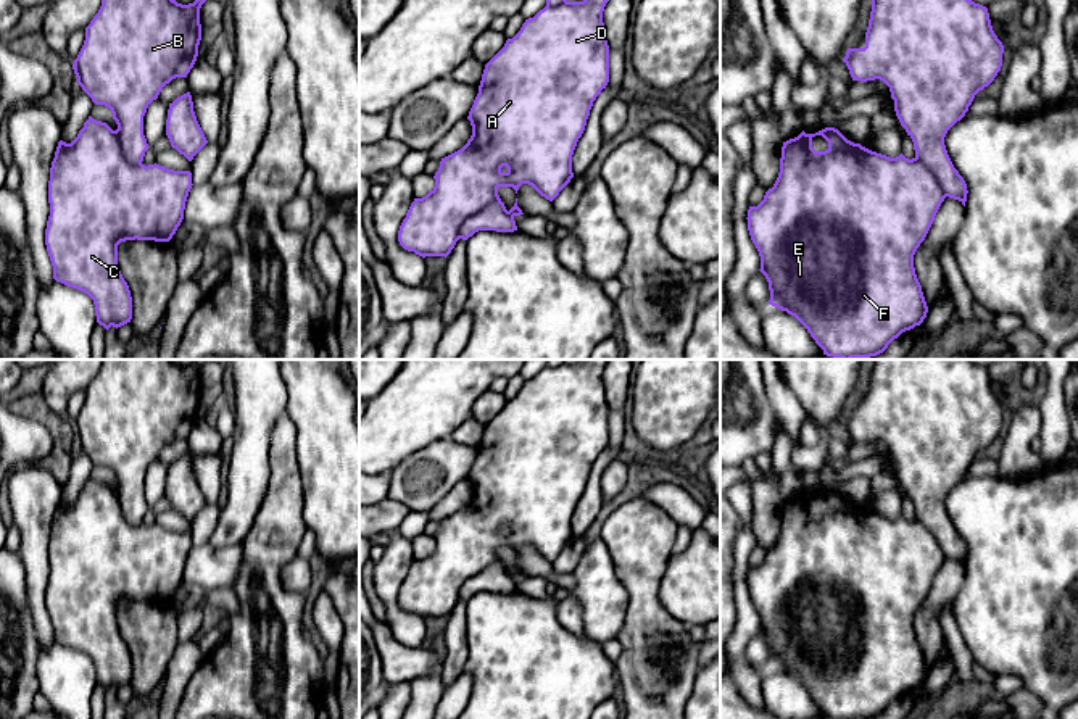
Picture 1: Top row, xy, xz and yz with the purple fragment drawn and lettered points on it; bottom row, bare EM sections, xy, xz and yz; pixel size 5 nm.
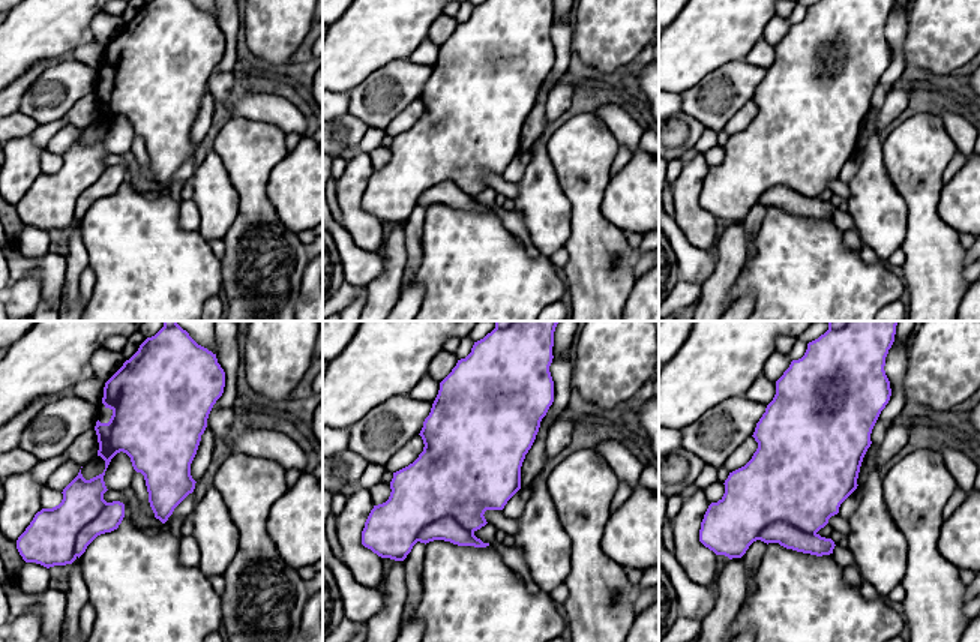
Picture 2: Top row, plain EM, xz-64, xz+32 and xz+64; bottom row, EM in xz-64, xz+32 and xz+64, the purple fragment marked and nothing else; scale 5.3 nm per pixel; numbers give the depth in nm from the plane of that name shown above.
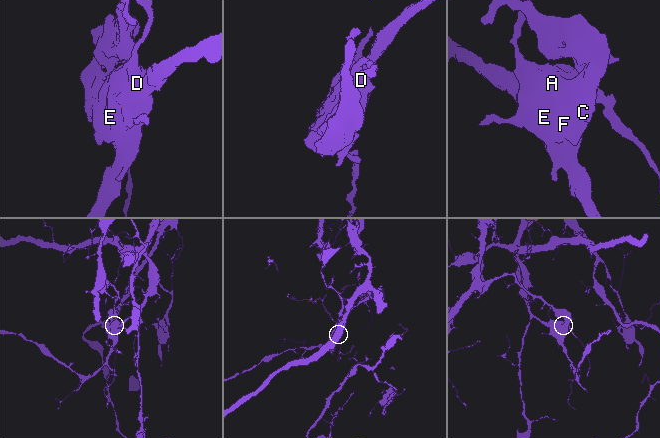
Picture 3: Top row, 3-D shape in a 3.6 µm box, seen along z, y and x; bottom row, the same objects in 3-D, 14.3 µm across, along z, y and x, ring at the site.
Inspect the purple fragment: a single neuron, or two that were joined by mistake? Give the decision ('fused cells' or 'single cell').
fused cells

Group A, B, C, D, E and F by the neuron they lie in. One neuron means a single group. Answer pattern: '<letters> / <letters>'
A C D E F / B

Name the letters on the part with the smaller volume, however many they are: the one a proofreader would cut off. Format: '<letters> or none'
B

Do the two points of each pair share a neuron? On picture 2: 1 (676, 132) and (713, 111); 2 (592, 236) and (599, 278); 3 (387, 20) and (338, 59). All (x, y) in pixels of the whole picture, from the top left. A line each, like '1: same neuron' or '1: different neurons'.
1: different neurons
2: same neuron
3: same neuron

